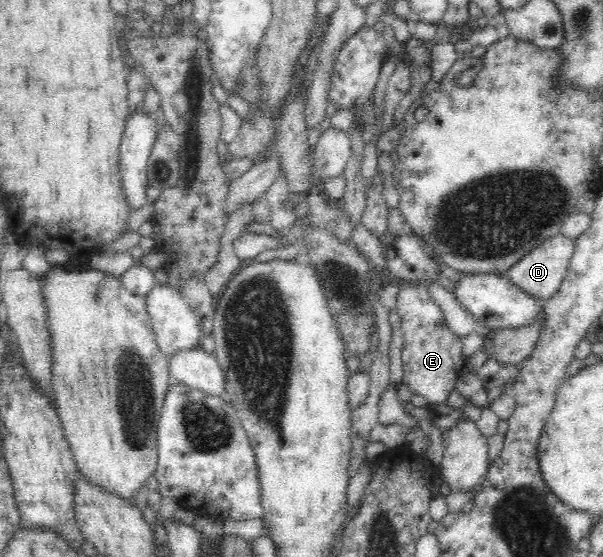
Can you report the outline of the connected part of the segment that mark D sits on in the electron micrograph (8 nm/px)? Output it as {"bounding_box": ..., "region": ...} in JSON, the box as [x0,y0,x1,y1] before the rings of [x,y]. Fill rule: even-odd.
{"bounding_box":[506,234,575,299],"region":[[[562,234],[547,238],[539,246],[524,254],[514,266],[508,268],[506,276],[522,291],[536,299],[549,299],[558,292],[566,276],[570,259],[575,249],[575,239],[570,239]]]}

